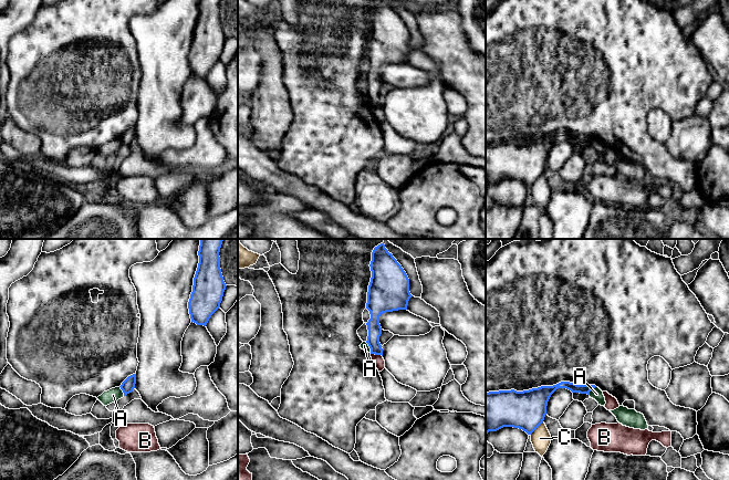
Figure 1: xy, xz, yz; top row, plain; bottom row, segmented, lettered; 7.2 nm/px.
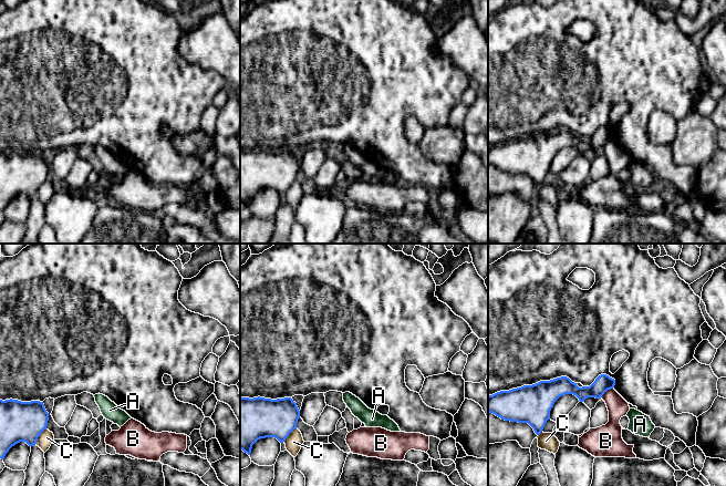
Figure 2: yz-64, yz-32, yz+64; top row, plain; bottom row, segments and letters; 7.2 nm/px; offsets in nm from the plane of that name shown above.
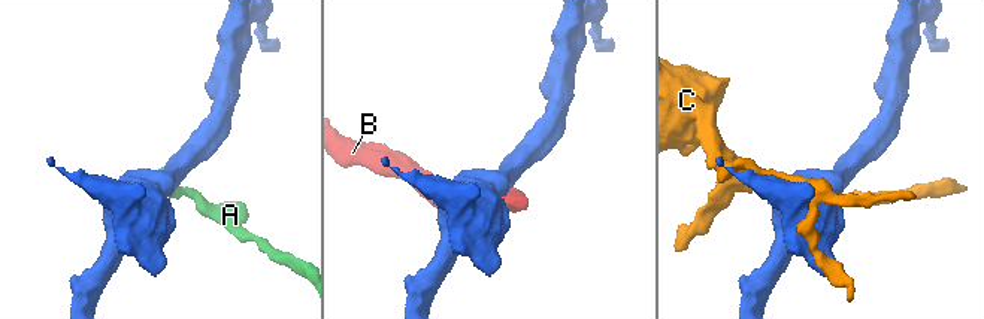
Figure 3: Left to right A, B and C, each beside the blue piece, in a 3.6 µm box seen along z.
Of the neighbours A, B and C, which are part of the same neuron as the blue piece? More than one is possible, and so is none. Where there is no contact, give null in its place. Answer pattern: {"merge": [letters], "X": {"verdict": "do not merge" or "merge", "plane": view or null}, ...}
{"merge": [], "A": {"verdict": "do not merge", "plane": "yz"}, "B": {"verdict": "do not merge", "plane": "xz"}, "C": {"verdict": "do not merge", "plane": "yz"}}

